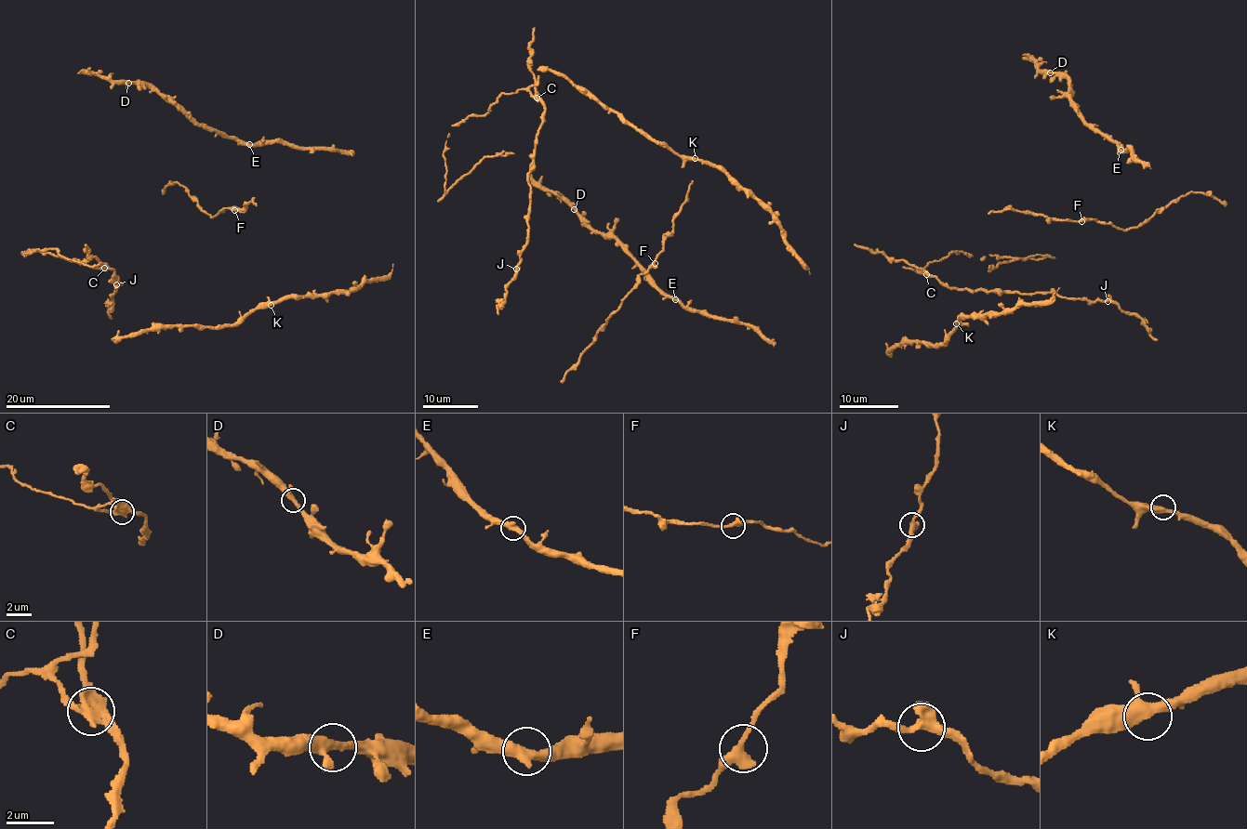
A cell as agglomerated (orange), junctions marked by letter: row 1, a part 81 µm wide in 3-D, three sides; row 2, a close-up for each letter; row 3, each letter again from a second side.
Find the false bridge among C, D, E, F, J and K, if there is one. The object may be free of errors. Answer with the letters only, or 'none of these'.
C

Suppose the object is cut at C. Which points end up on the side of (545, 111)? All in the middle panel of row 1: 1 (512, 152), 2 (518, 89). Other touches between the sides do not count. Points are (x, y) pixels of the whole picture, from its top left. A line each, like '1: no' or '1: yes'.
1: no
2: no

